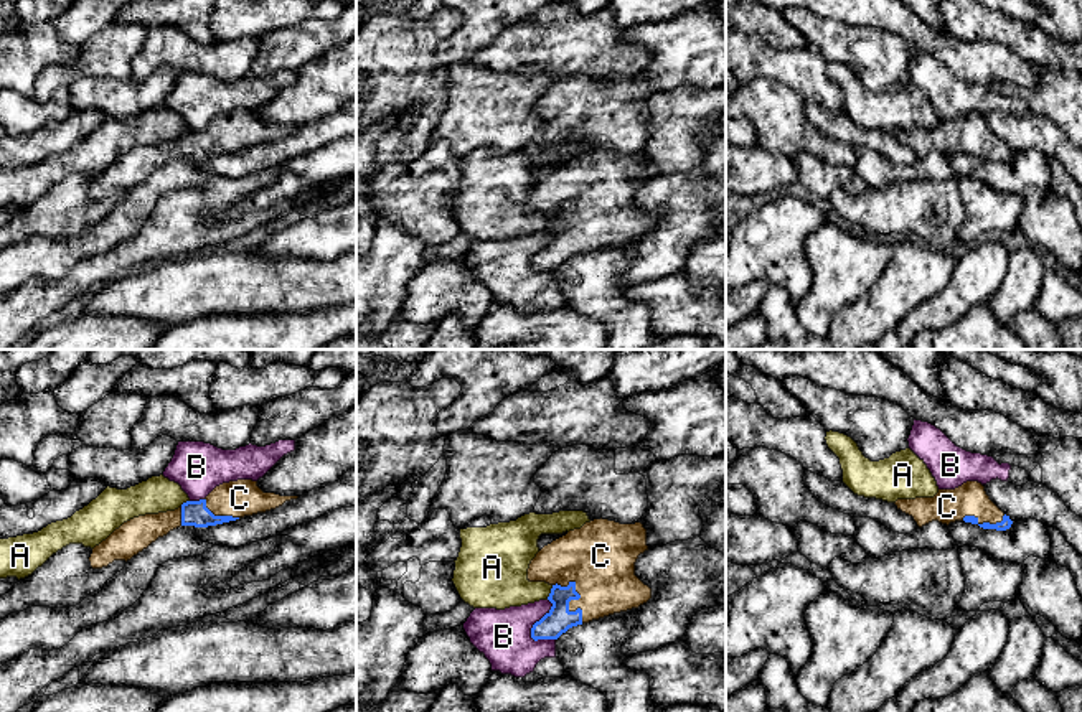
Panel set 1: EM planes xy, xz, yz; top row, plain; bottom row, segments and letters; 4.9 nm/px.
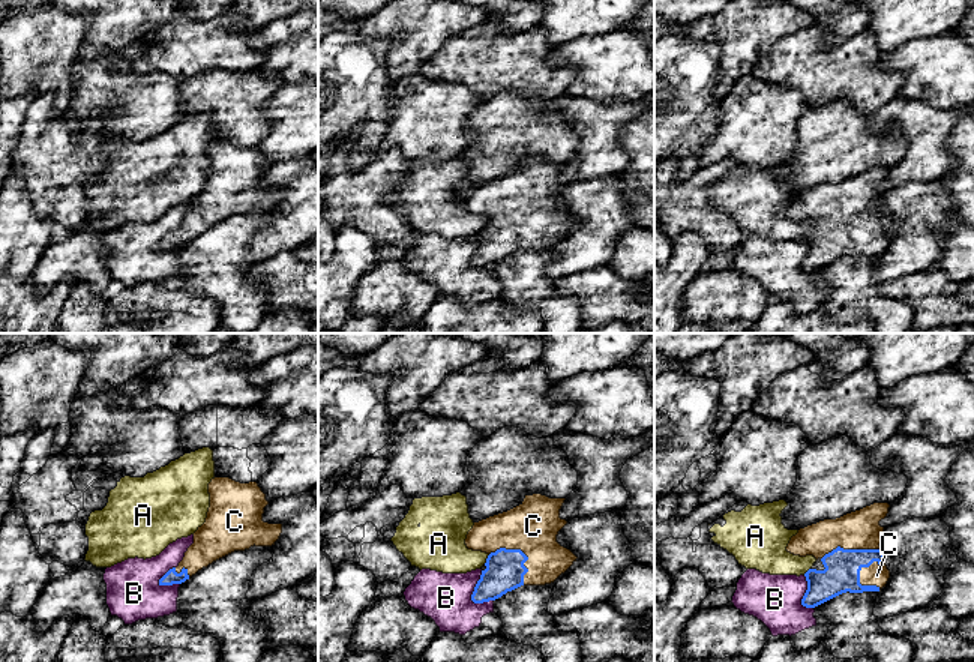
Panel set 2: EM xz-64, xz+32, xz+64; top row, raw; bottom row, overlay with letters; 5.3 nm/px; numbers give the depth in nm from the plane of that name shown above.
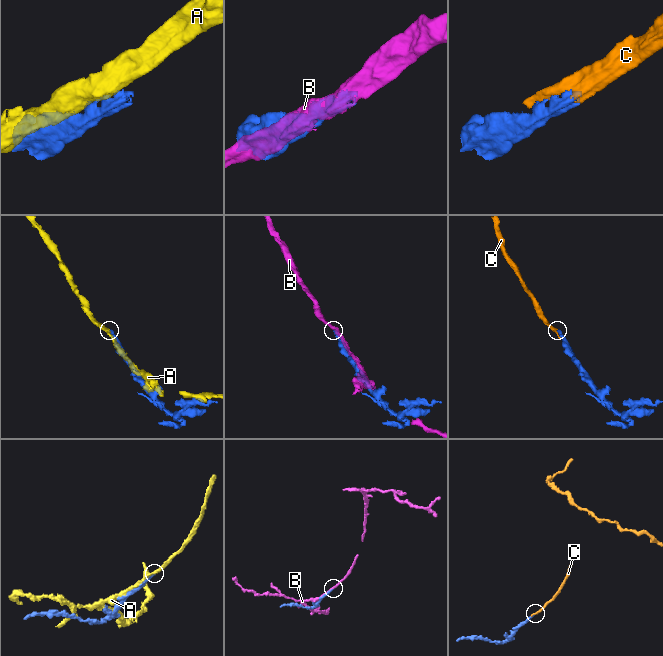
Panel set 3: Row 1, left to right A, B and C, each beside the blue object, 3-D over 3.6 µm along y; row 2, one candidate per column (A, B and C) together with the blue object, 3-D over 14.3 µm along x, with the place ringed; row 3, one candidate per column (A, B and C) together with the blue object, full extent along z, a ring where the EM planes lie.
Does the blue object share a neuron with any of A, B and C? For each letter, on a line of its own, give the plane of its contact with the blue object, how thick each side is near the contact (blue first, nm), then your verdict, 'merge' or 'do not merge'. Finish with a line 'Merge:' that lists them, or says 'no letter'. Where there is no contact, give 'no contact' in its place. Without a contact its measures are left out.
A: xz | 120/260 nm | do not merge
B: xz | 120/260 nm | do not merge
C: xz | 120/340 nm | merge
Merge: C

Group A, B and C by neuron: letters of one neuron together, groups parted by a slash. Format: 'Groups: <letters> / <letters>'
Groups: A / B / C

